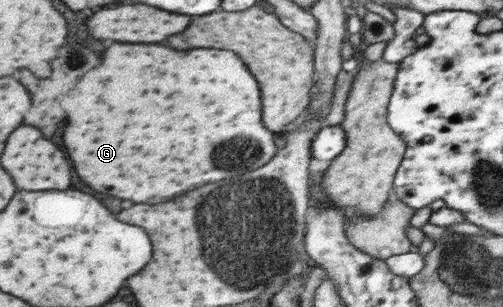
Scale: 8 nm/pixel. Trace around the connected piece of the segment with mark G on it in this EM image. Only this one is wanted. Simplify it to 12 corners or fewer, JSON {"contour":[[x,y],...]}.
{"contour":[[114,43],[64,99],[80,179],[164,203],[262,125],[232,51]]}

